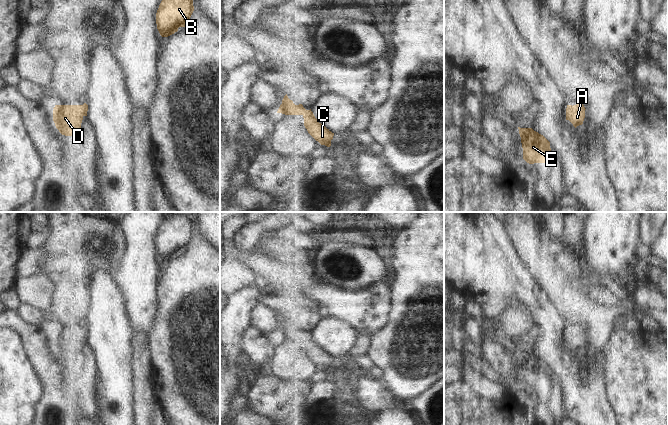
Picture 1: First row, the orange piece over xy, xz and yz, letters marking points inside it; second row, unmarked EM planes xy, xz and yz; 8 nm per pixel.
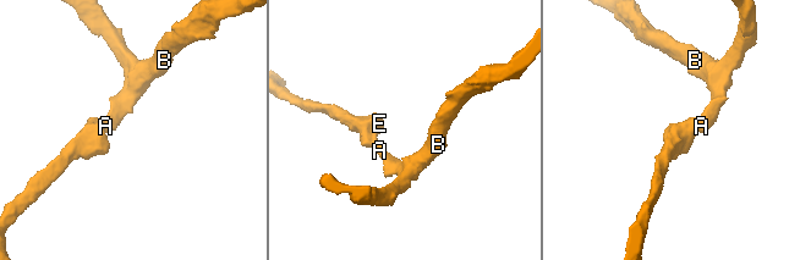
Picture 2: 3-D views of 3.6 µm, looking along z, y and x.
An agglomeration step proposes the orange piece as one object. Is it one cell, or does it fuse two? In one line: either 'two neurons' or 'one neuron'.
one neuron

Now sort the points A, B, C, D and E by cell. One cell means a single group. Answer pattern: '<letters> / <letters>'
A B C D E

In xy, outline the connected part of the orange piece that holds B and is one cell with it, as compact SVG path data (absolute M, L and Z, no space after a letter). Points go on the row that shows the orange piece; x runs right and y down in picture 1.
M162 0L156 13L156 24L160 35L162 37L168 37L177 32L179 27L185 27L193 11L193 0Z

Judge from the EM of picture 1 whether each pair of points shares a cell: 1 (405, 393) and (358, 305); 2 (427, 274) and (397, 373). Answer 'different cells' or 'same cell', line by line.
1: different cells
2: same cell

